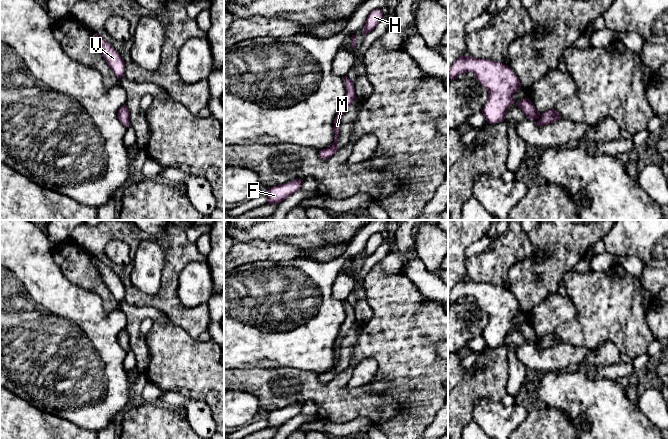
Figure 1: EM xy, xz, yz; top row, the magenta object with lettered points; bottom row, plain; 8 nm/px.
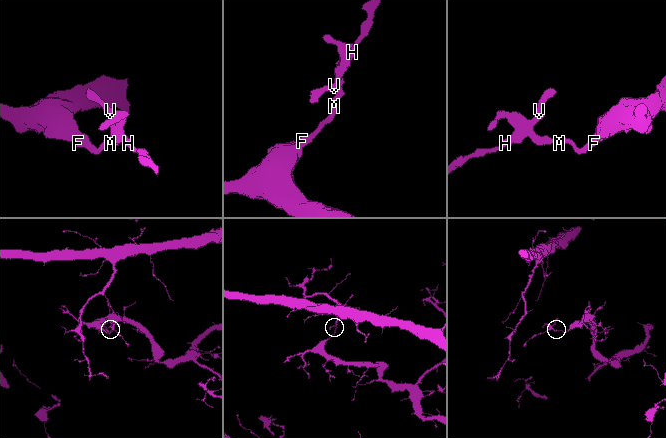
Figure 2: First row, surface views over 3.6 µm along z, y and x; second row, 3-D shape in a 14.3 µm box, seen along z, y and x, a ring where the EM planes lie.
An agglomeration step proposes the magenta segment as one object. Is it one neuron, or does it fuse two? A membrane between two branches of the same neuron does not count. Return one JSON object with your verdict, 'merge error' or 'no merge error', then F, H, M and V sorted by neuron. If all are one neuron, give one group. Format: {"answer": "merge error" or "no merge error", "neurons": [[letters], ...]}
{"answer": "no merge error", "neurons": [["F", "H", "M", "V"]]}

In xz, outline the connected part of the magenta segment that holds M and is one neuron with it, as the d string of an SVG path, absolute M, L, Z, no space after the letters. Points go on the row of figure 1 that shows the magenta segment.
M344 76L344 83L346 89L346 95L343 98L340 107L338 109L337 115L334 119L334 142L326 149L319 150L319 157L326 160L332 157L337 152L337 141L338 134L340 132L340 120L343 113L349 108L353 101L357 98L355 95L354 83L347 76Z

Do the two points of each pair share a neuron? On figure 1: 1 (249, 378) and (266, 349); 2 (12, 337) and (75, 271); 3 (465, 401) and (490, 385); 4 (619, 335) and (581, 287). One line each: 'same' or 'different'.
1: different
2: different
3: same
4: same

